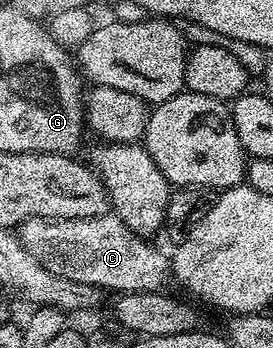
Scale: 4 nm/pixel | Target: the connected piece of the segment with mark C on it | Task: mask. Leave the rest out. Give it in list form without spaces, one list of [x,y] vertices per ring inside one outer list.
[[[112,212],[100,214],[97,218],[29,218],[21,223],[19,227],[19,239],[27,252],[31,252],[31,256],[35,256],[35,260],[39,260],[39,264],[43,268],[47,268],[47,272],[51,272],[55,276],[61,276],[63,280],[73,280],[75,284],[91,284],[105,292],[108,292],[108,290],[113,290],[112,292],[128,292],[131,290],[155,290],[161,292],[166,289],[165,281],[168,283],[171,278],[170,255],[168,253],[160,254],[149,243],[152,241],[146,240],[142,235],[136,234],[131,228],[127,228],[127,224],[123,224],[123,220],[119,220],[116,214]]]

